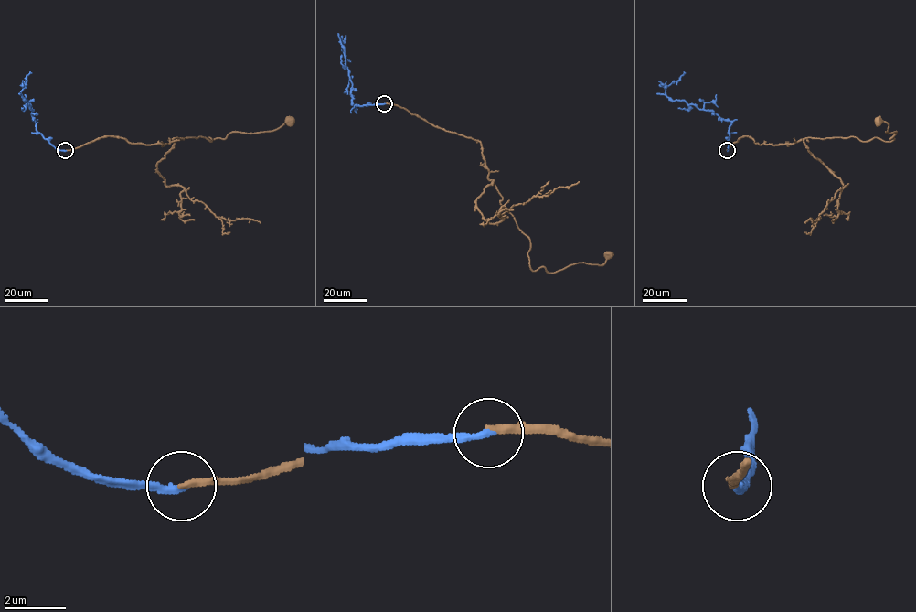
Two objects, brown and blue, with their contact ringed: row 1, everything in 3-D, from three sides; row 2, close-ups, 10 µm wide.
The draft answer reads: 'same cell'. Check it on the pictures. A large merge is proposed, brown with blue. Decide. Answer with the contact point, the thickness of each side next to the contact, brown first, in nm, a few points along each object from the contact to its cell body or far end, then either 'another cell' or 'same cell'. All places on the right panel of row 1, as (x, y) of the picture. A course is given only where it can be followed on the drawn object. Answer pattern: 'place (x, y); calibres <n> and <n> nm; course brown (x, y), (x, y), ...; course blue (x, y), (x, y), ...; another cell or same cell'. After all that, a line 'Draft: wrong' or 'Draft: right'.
place (727, 150); calibres 240 and 240 nm; course brown (727, 151), (742, 136), (772, 145), (808, 137), (893, 139), (896, 132), (877, 122); course blue (727, 151), (731, 122), (684, 100), (671, 101), (666, 96), (666, 86), (685, 72); same cell
Draft: right

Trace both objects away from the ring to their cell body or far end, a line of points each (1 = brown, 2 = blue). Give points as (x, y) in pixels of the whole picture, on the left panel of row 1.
1: (66, 151), (105, 136), (148, 144), (175, 137), (211, 141), (232, 132), (274, 130), (288, 122)
2: (66, 151), (55, 148), (37, 132), (33, 111), (20, 91), (26, 76), (31, 72)

